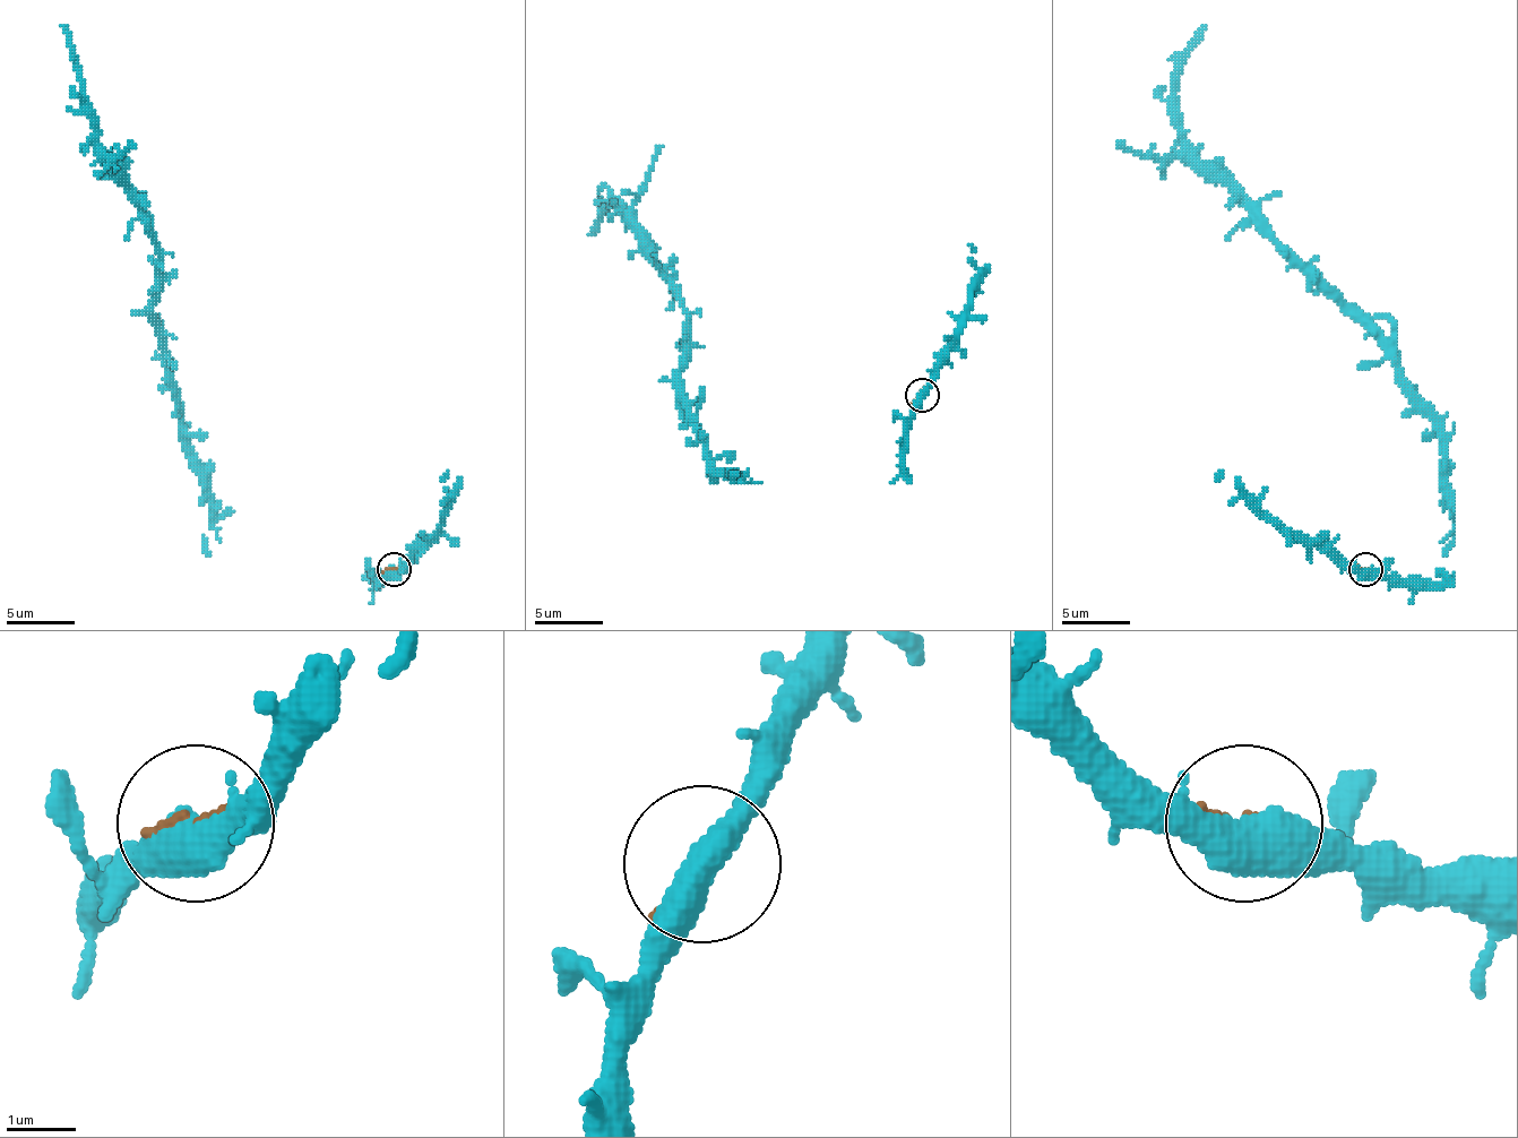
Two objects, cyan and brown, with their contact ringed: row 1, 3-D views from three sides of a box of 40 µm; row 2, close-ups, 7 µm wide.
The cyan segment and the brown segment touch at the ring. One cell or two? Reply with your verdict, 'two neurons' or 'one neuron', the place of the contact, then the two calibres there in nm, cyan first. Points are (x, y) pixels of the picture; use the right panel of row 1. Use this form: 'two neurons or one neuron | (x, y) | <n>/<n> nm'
two neurons | (1365, 569) | 500/90 nm

